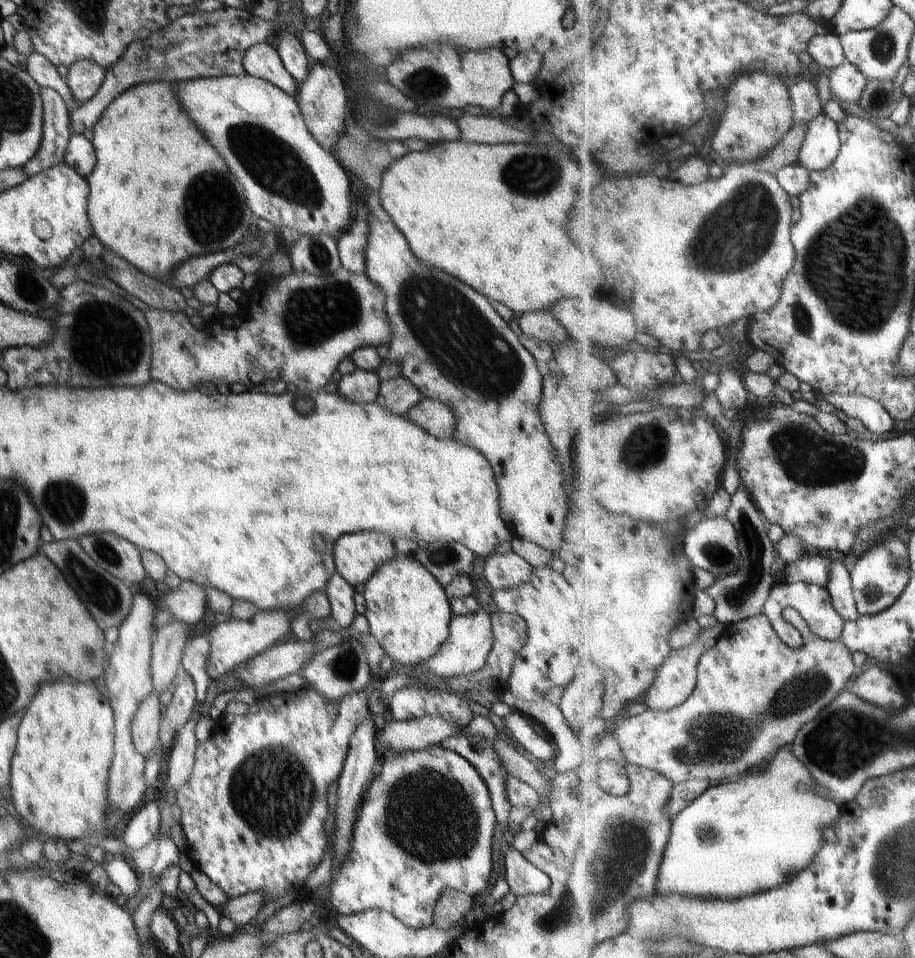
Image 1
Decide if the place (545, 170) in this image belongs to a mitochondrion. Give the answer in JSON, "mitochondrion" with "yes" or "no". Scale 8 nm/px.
{"mitochondrion":"yes"}

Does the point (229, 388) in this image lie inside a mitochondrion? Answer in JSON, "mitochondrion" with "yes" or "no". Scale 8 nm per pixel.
{"mitochondrion":"no"}

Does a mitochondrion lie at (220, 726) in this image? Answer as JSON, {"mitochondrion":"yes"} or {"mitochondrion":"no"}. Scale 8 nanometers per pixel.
{"mitochondrion":"no"}

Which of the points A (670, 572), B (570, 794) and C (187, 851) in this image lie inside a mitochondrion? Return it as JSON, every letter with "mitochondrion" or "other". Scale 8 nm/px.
{"A":"other","B":"other","C":"other"}

